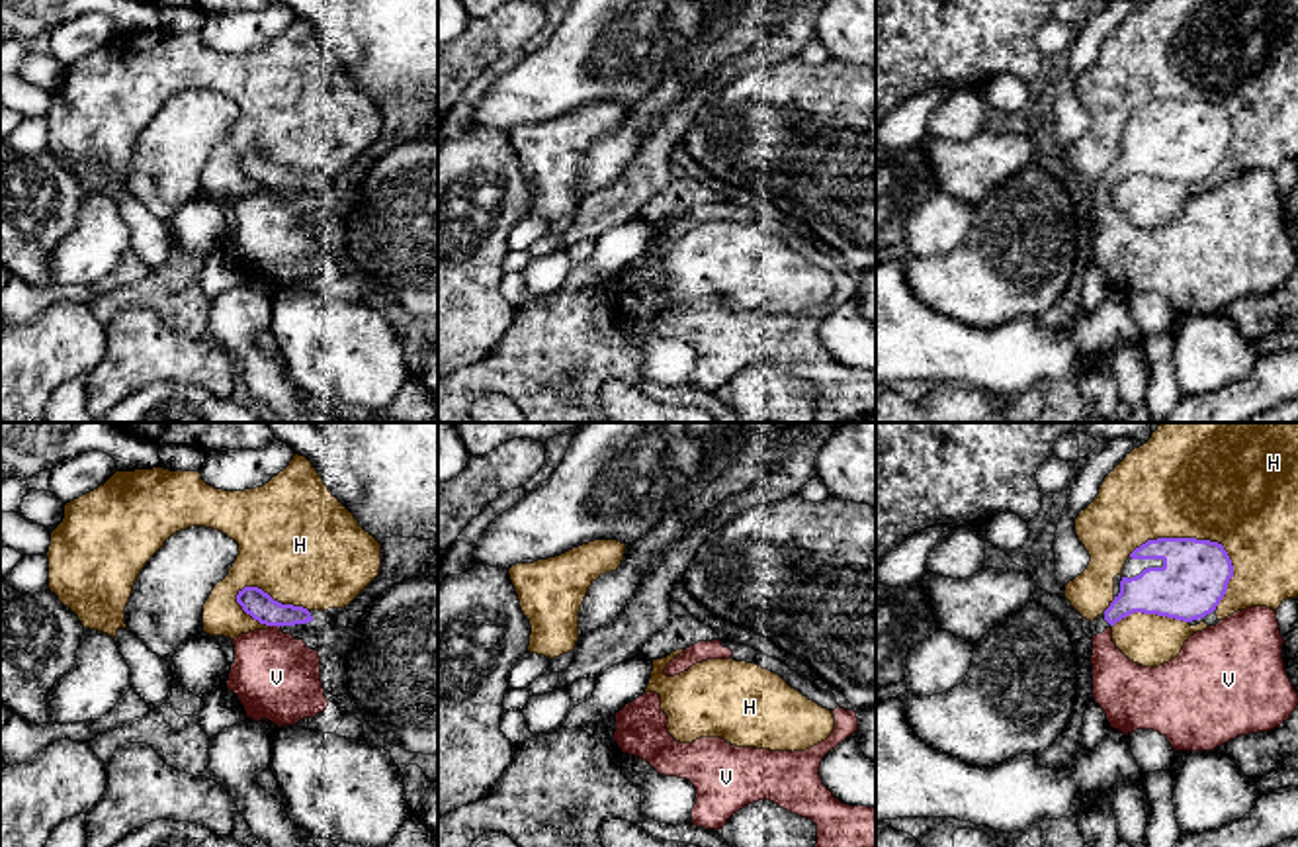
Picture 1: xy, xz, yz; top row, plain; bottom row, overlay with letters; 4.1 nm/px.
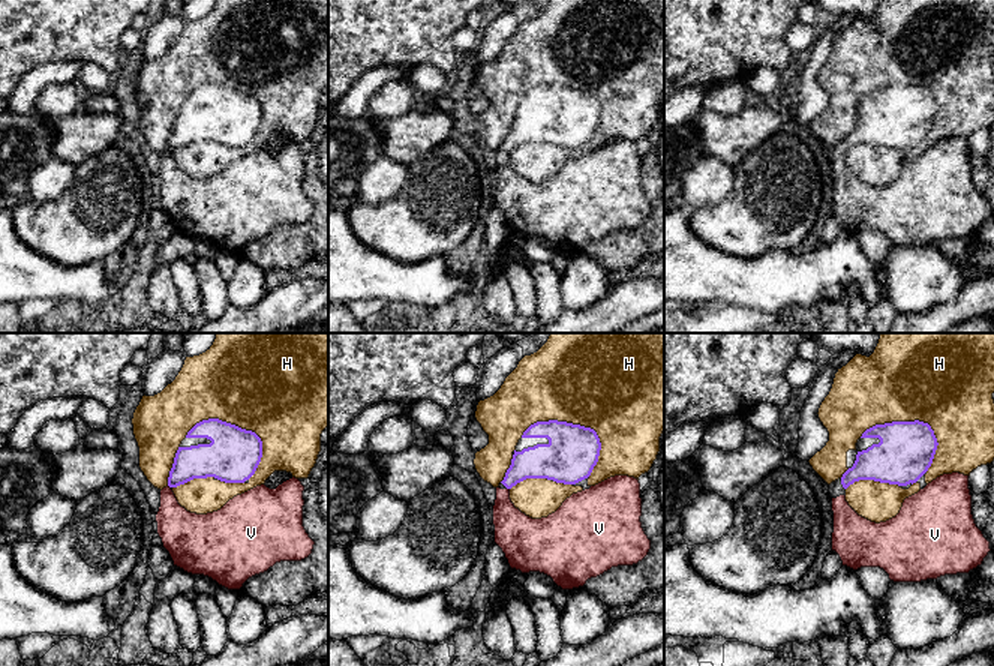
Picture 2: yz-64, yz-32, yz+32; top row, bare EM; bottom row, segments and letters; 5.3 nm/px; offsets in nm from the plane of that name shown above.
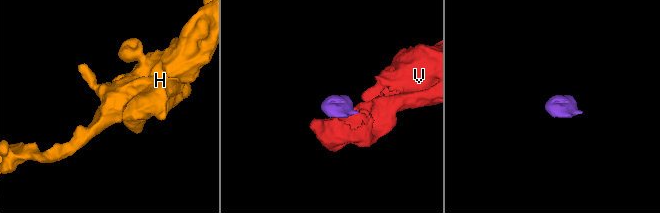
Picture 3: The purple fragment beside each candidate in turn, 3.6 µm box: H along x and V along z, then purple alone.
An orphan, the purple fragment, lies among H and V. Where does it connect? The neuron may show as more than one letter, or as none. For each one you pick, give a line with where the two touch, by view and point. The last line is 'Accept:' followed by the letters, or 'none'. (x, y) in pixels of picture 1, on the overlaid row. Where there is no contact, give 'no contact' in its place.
V: xy (274, 624)
Accept: V

